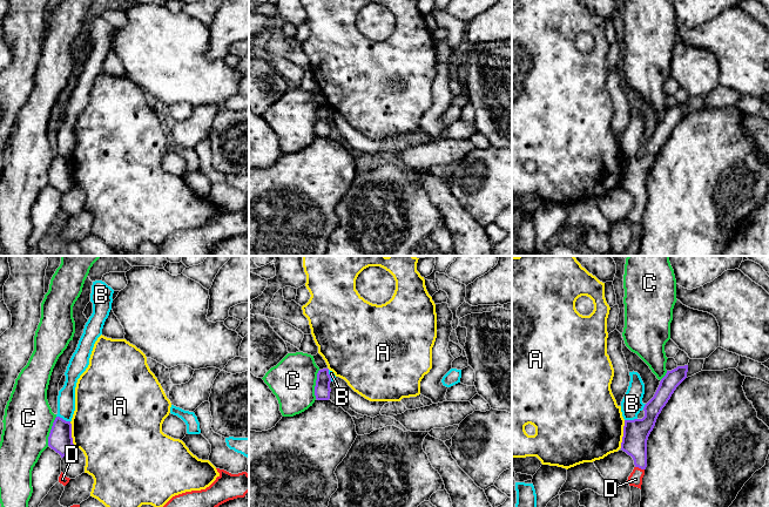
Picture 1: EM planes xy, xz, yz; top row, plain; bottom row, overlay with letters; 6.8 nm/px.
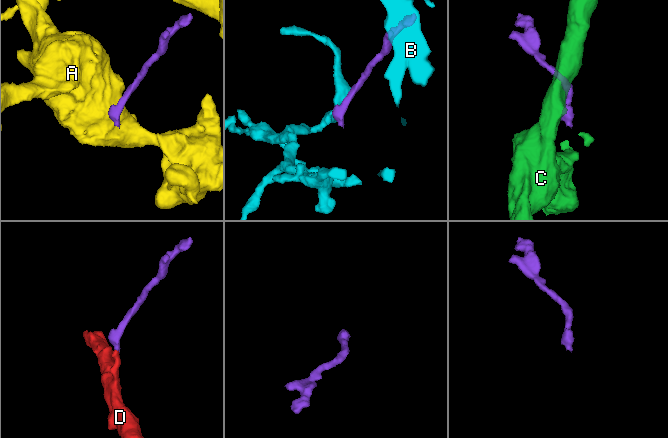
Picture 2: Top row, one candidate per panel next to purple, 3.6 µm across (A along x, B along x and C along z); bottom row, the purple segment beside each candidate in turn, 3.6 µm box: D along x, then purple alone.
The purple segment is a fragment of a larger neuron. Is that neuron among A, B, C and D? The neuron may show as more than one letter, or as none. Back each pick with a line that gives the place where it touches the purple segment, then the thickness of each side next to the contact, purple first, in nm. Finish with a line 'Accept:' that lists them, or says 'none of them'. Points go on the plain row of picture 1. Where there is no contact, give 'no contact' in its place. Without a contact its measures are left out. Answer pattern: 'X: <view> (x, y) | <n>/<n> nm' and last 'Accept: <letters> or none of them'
D: yz (640, 204) | 180/100 nm
Accept: D

